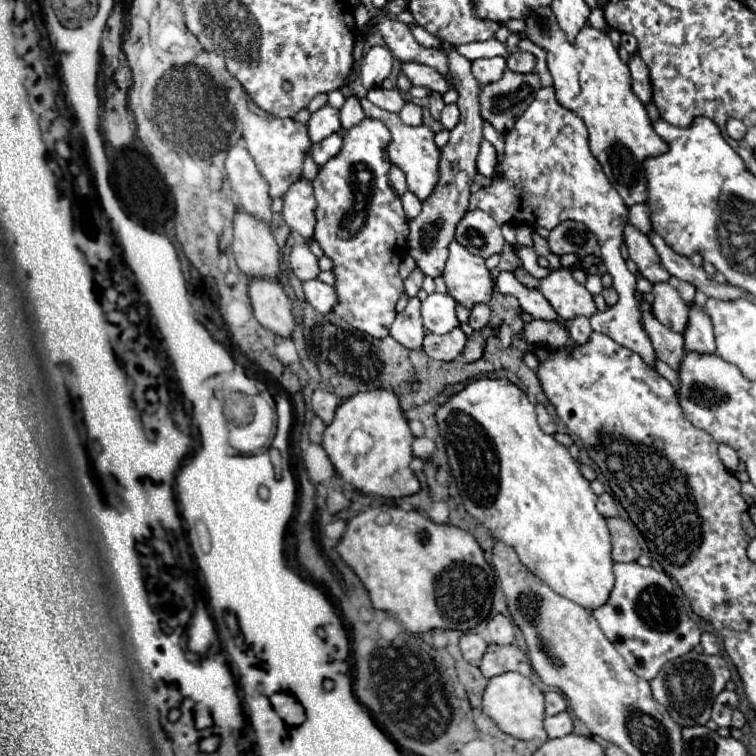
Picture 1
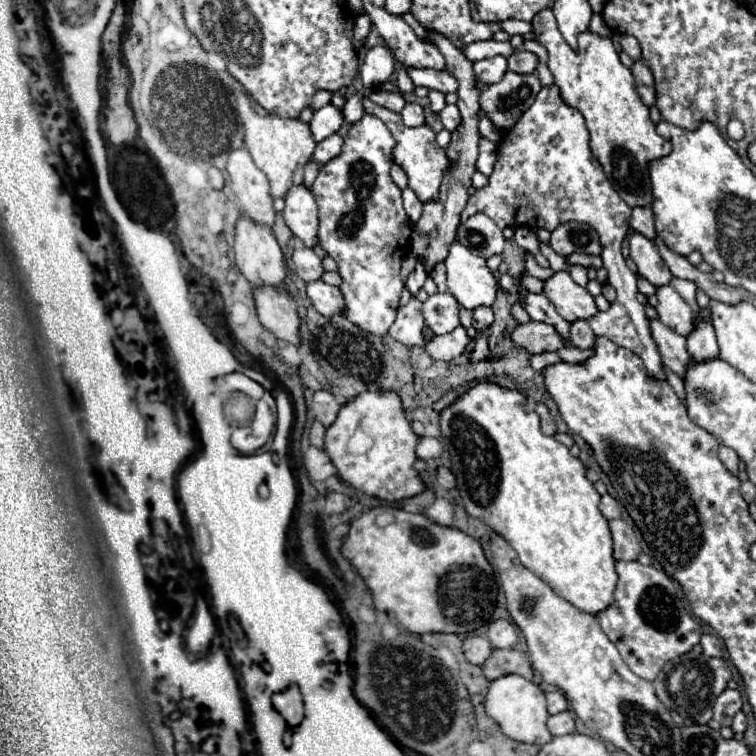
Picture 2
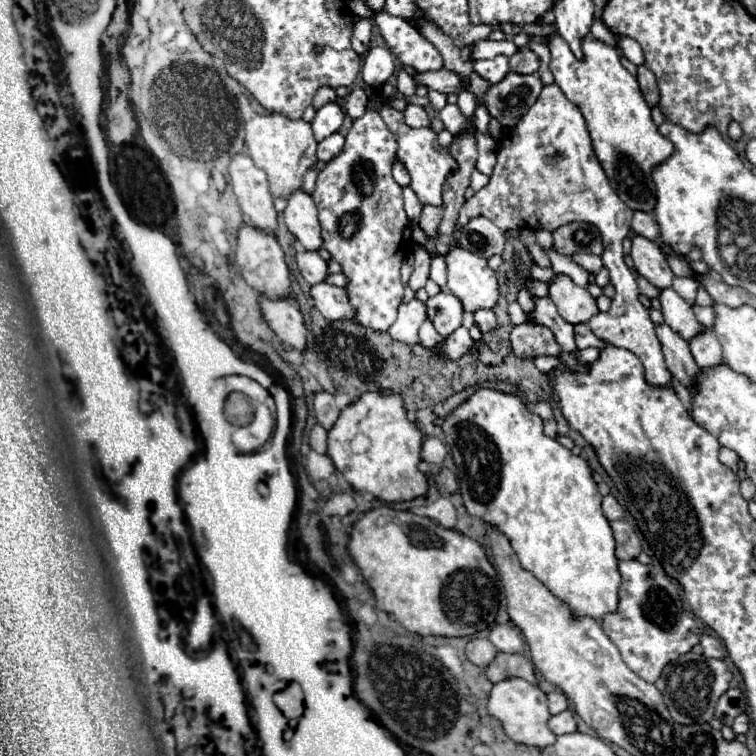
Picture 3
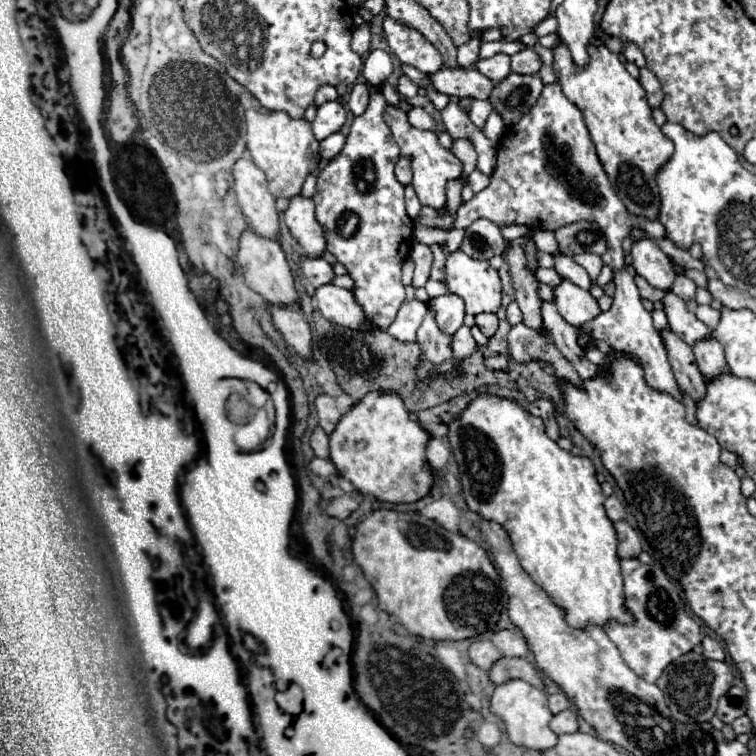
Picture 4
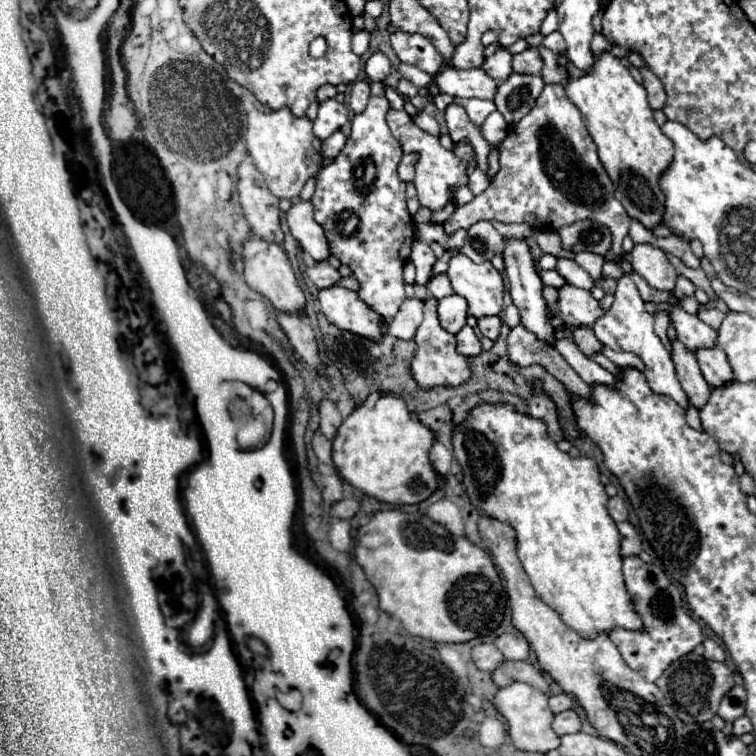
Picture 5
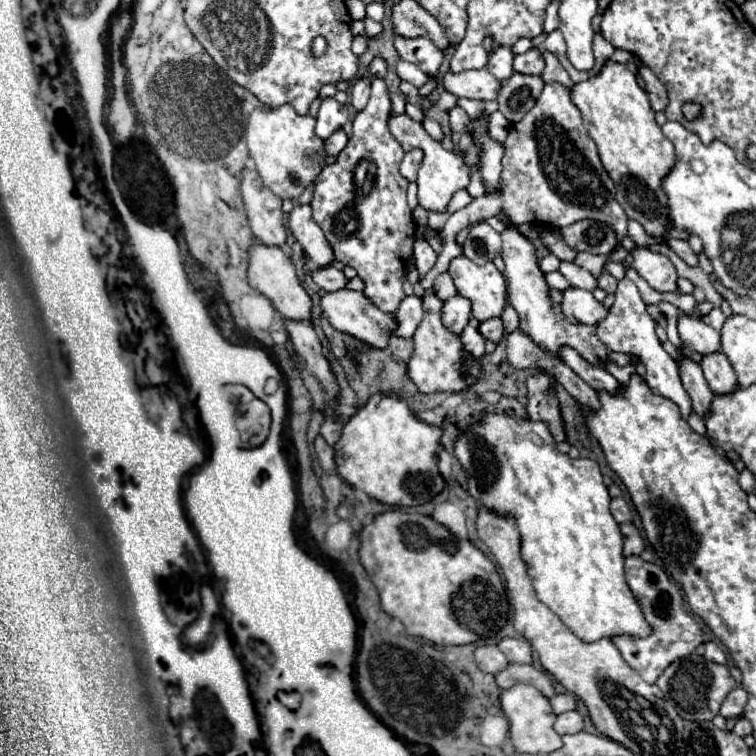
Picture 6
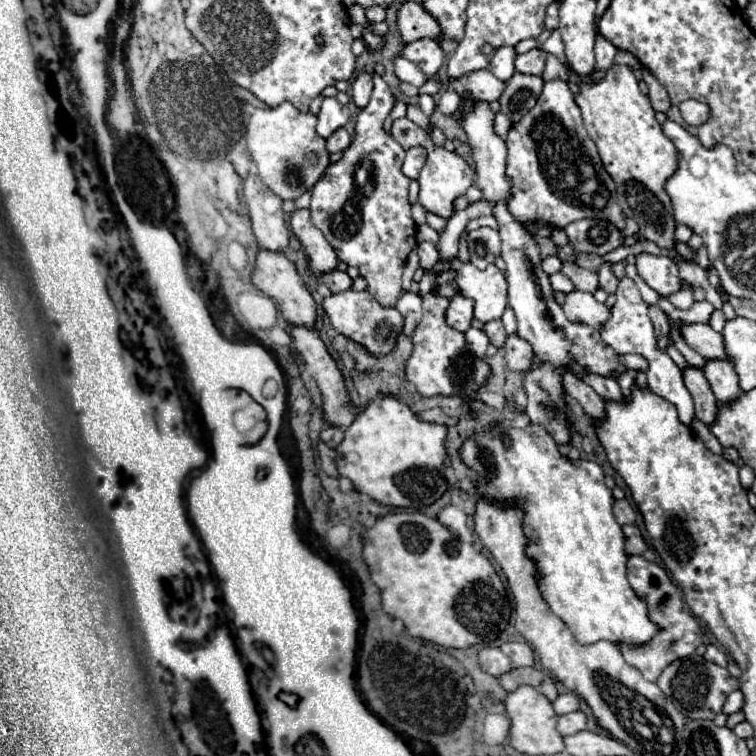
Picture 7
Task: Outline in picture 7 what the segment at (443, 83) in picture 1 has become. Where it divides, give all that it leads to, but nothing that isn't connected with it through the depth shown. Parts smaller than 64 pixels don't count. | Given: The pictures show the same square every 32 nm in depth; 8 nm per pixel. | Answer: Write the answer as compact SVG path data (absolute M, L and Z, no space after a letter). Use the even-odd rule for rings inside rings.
M488 68L484 70L474 70L466 72L460 78L450 78L448 86L458 94L458 96L474 96L476 100L486 100L494 102L500 98L500 92L504 90L504 82L496 80Z

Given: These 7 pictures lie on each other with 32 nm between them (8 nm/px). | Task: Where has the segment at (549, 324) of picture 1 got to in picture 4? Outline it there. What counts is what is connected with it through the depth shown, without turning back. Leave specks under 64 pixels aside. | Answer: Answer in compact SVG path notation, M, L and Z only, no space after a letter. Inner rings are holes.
M526 324L512 326L508 334L510 354L518 362L530 362L530 360L546 360L552 364L554 374L564 372L564 376L578 376L574 366L560 354L556 348L552 336L548 332L540 332L534 328L528 328Z

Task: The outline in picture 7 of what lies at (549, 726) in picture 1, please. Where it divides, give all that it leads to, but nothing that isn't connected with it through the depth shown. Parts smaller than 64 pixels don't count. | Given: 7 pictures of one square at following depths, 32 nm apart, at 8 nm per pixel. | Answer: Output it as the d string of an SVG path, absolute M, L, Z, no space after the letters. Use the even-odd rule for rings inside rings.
M580 710L570 712L570 714L562 714L562 716L558 716L556 728L558 728L558 732L560 732L562 736L576 734L576 732L580 732L580 730L586 728L586 716L584 716Z

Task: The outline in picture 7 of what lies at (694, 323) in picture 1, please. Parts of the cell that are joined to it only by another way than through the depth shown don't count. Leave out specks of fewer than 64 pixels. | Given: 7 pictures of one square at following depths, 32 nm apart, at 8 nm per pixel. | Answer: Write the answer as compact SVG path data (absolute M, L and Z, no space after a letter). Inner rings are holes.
M724 358L706 360L704 376L710 382L710 388L718 400L732 400L732 396L736 396L736 392L740 392L736 372L734 372L732 364Z

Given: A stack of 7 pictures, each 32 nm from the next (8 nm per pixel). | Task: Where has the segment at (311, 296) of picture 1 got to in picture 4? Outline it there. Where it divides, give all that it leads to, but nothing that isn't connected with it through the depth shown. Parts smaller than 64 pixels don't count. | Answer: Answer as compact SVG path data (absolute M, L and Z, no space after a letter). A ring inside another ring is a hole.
M324 284L314 290L314 300L318 302L320 314L334 324L352 324L352 328L368 328L364 320L360 320L360 308L352 300L352 292L346 288L338 288L334 284Z

